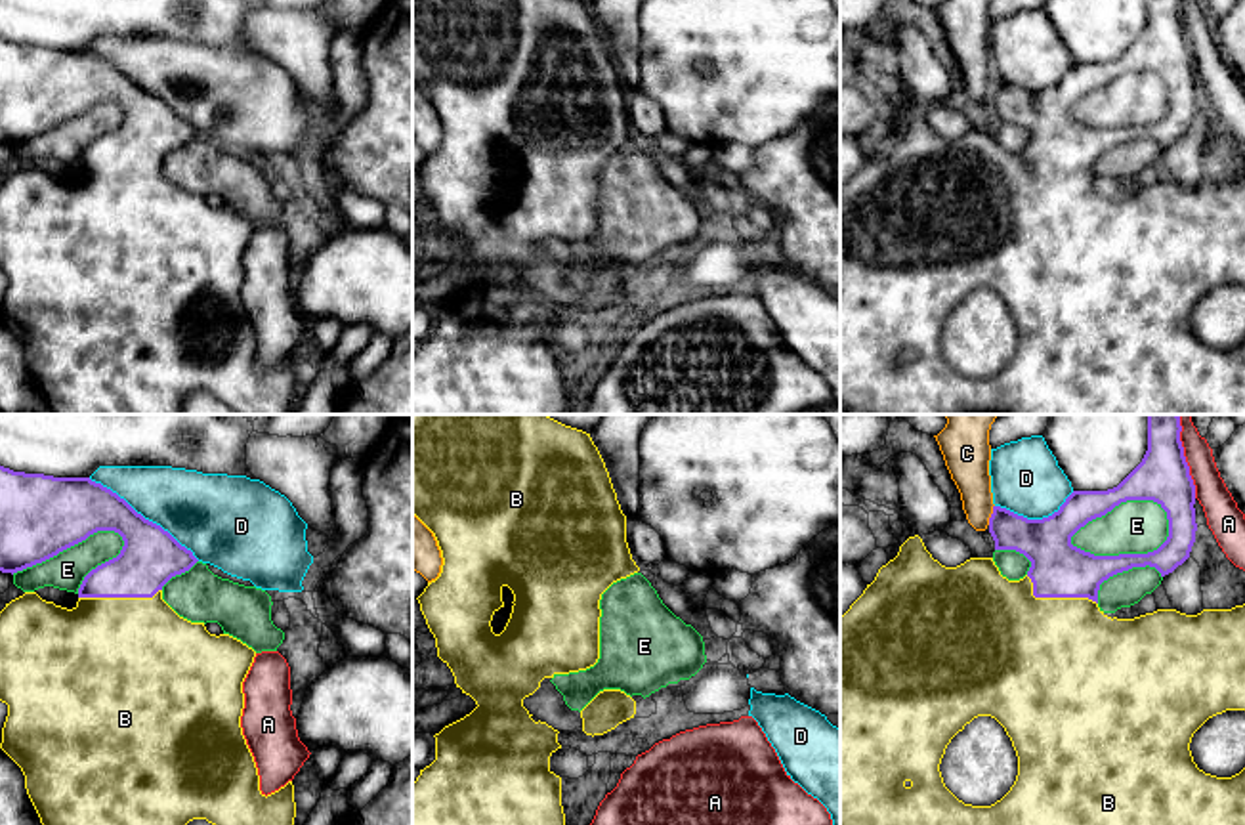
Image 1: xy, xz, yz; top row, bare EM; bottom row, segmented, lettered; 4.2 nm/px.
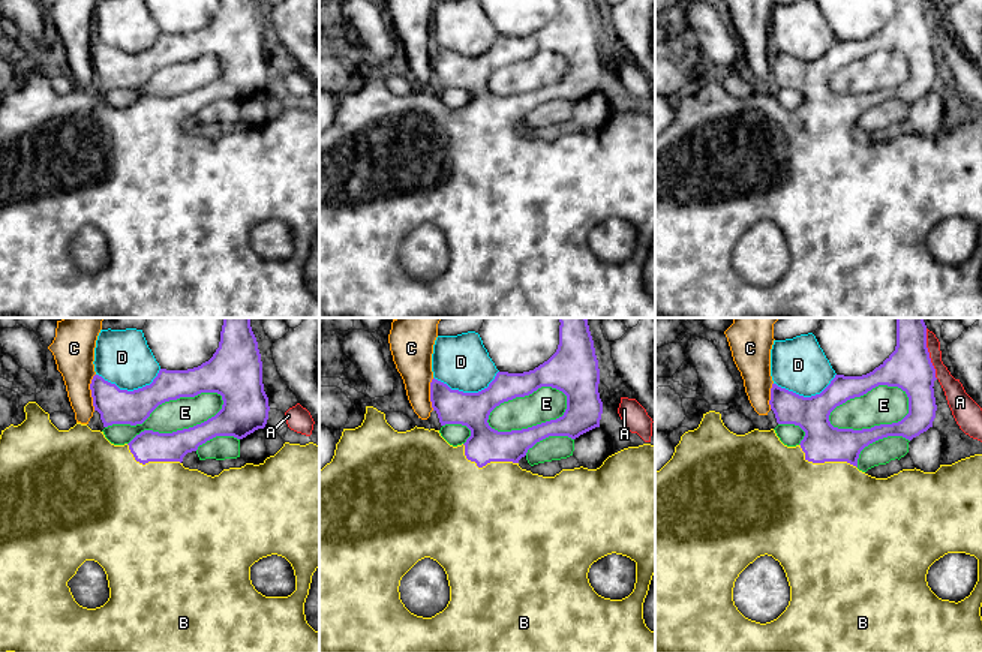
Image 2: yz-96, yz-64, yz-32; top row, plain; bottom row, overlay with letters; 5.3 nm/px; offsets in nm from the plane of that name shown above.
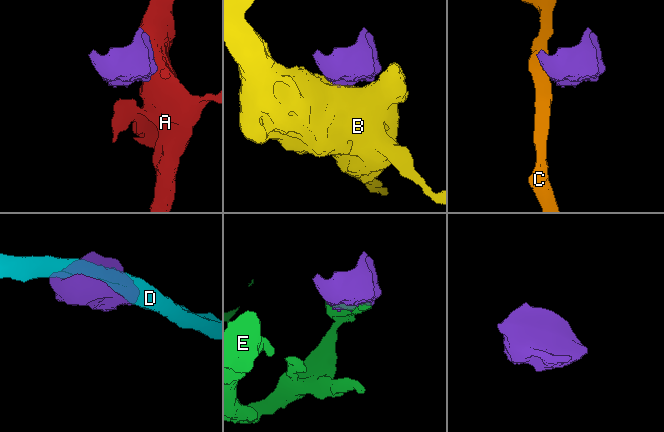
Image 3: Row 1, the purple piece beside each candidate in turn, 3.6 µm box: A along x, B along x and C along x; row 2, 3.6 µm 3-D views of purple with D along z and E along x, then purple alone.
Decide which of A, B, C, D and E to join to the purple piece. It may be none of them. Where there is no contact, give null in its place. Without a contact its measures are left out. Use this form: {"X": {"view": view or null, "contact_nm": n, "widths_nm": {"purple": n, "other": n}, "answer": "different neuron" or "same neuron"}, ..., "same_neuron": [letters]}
{"A": {"view": "yz", "contact_nm": 360, "widths_nm": {"purple": 220, "other": 140}, "answer": "different neuron"}, "B": {"view": "yz", "contact_nm": 320, "widths_nm": {"purple": 240, "other": 500}, "answer": "same neuron"}, "C": {"view": "yz", "contact_nm": 90, "widths_nm": {"purple": 190, "other": 180}, "answer": "different neuron"}, "D": {"view": "xy", "contact_nm": 600, "widths_nm": {"purple": 240, "other": 320}, "answer": "different neuron"}, "E": {"view": "yz", "contact_nm": 440, "widths_nm": {"purple": 220, "other": 220}, "answer": "different neuron"}, "same_neuron": ["B"]}

